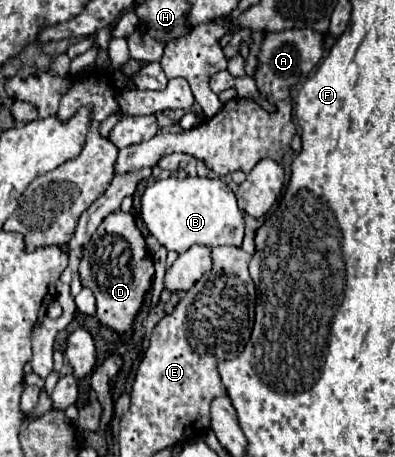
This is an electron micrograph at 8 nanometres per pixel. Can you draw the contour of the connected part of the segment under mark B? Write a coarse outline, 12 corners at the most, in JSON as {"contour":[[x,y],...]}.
{"contour":[[209,178],[147,186],[141,218],[161,246],[241,246],[233,190]]}

